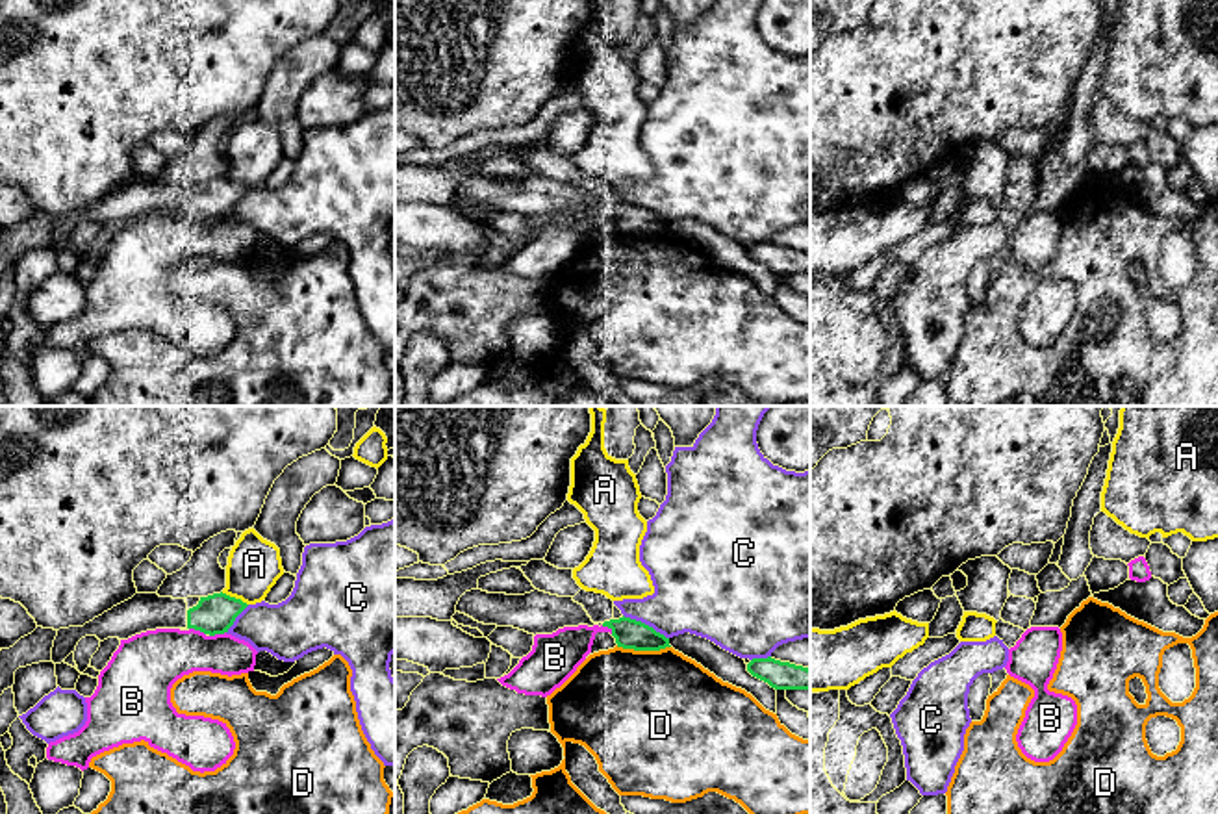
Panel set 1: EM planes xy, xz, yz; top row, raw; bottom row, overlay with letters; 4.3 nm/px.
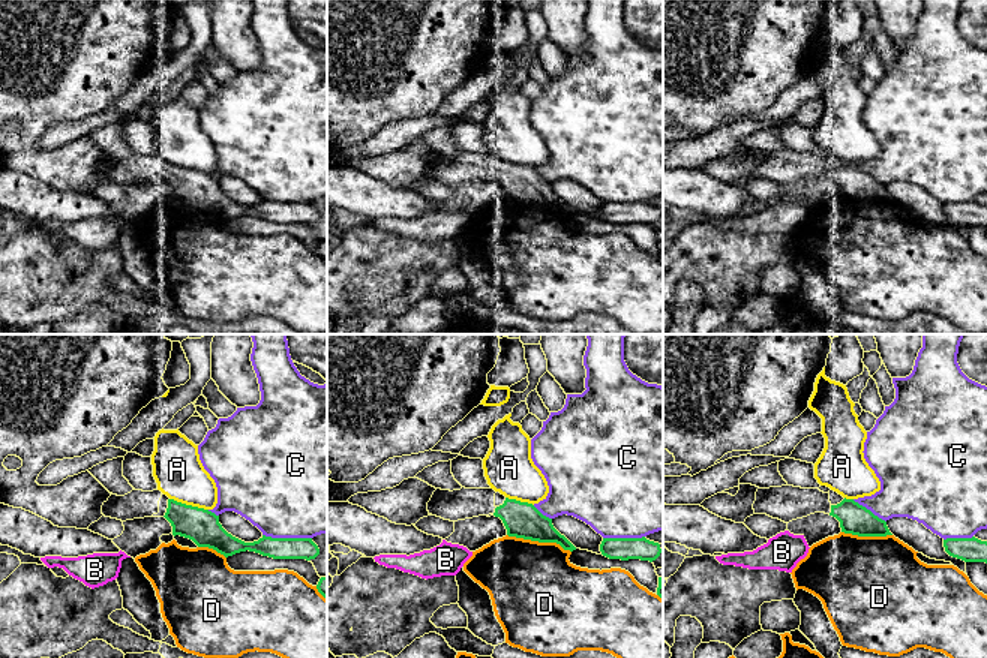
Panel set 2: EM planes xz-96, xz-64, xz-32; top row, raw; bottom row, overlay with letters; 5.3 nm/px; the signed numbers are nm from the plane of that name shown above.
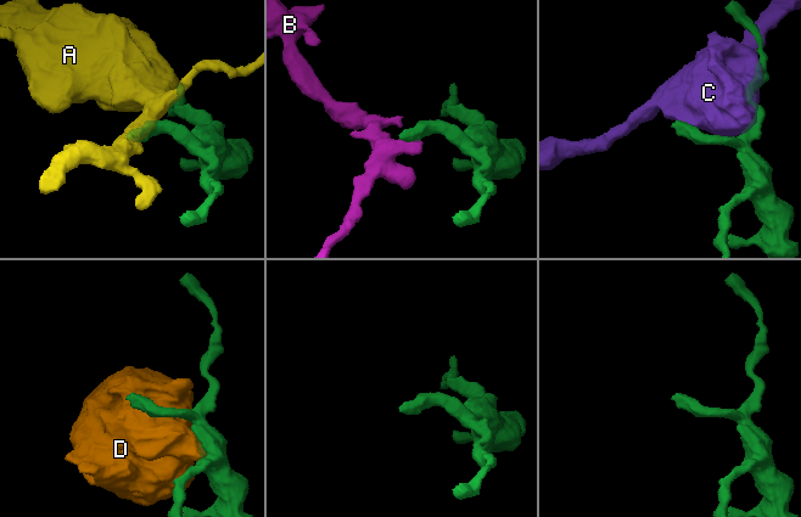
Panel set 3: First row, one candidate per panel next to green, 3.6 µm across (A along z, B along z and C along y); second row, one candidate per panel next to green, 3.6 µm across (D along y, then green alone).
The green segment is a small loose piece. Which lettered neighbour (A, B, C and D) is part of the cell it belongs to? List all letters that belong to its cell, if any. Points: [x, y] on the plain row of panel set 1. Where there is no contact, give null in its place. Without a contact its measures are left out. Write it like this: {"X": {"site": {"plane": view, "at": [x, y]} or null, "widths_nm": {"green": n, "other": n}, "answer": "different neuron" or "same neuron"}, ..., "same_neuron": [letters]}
{"A": {"site": {"plane": "xy", "at": [234, 182]}, "widths_nm": {"green": 170, "other": 240}, "answer": "different neuron"}, "B": {"site": {"plane": "xy", "at": [197, 214]}, "widths_nm": {"green": 170, "other": 280}, "answer": "different neuron"}, "C": {"site": {"plane": "xz", "at": [644, 208]}, "widths_nm": {"green": 130, "other": 340}, "answer": "different neuron"}, "D": {"site": {"plane": "xz", "at": [644, 234]}, "widths_nm": {"green": 130, "other": 500}, "answer": "different neuron"}, "same_neuron": []}

